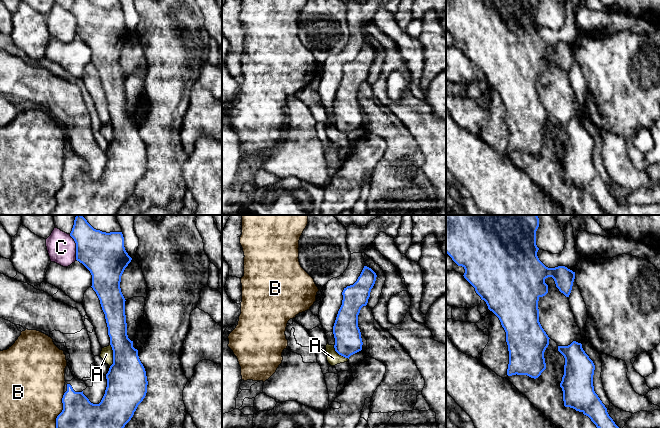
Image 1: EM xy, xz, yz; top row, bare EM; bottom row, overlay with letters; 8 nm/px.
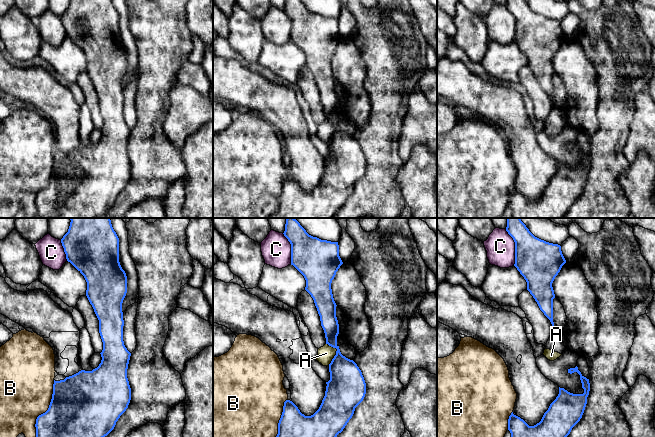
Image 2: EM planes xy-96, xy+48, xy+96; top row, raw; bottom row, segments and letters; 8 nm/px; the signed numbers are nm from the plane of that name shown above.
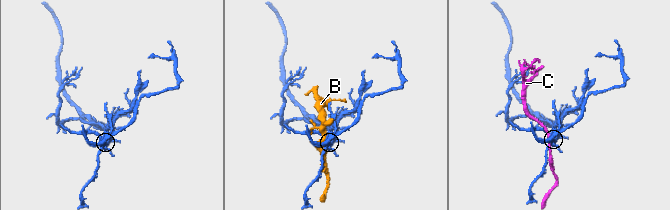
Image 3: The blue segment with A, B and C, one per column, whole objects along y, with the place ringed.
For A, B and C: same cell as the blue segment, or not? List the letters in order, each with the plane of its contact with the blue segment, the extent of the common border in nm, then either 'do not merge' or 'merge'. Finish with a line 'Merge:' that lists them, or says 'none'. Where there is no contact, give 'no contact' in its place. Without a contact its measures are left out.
A: meets blue in xy; contact 180 nm long; do not merge
B: meets blue in xy; contact 380 nm long; do not merge
C: meets blue in xy; contact 220 nm long; do not merge
Merge: none

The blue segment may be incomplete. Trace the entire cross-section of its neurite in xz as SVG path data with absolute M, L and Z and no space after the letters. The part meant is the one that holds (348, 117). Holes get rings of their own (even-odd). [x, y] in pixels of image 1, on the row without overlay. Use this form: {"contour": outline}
{"contour": "M364 42L357 57L344 64L342 81L338 87L333 110L335 127L348 134L362 126L361 108L358 103L358 91L363 82L366 82L371 65L376 57L376 49Z"}

